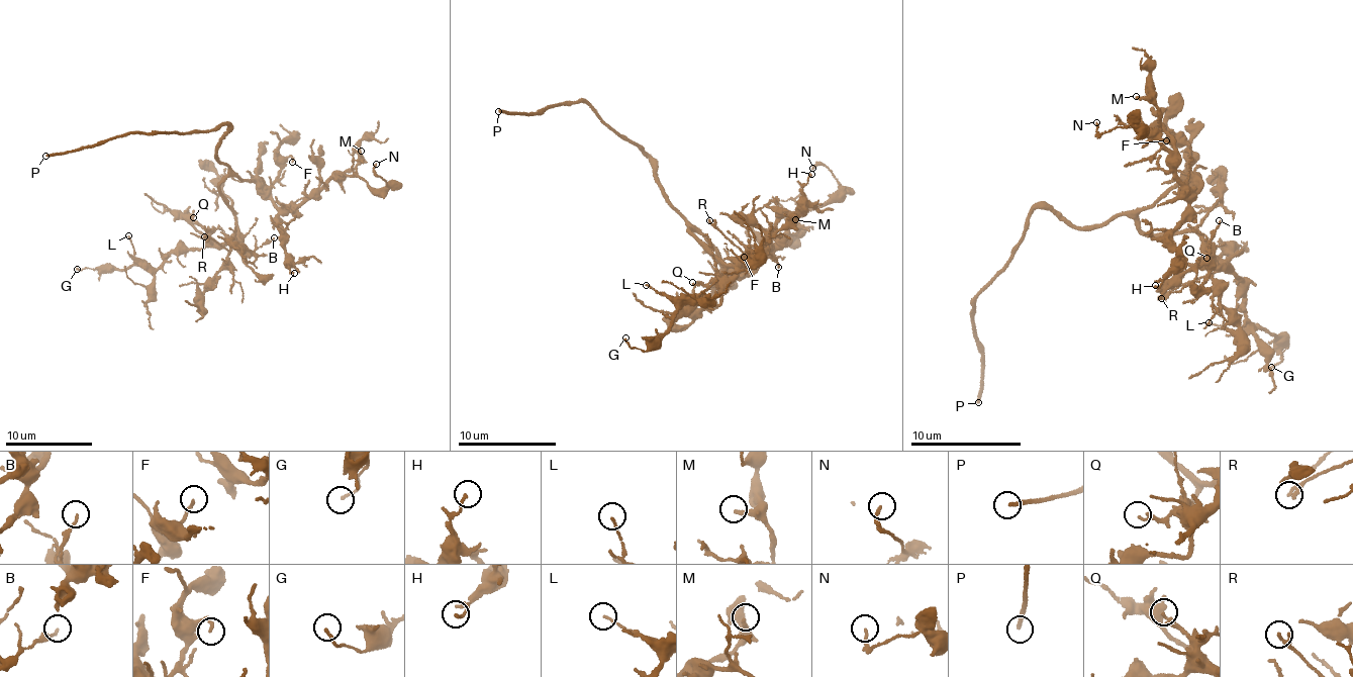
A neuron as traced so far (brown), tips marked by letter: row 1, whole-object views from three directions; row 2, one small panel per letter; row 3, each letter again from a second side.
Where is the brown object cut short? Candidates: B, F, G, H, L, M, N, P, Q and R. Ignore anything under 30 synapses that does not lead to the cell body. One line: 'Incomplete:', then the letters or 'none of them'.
Incomplete: P

